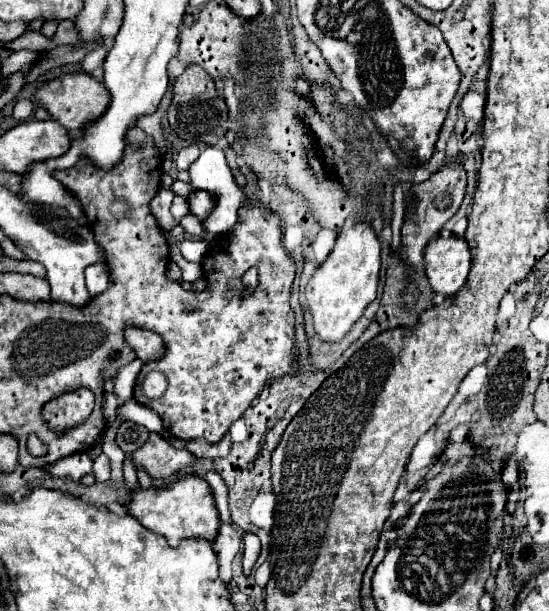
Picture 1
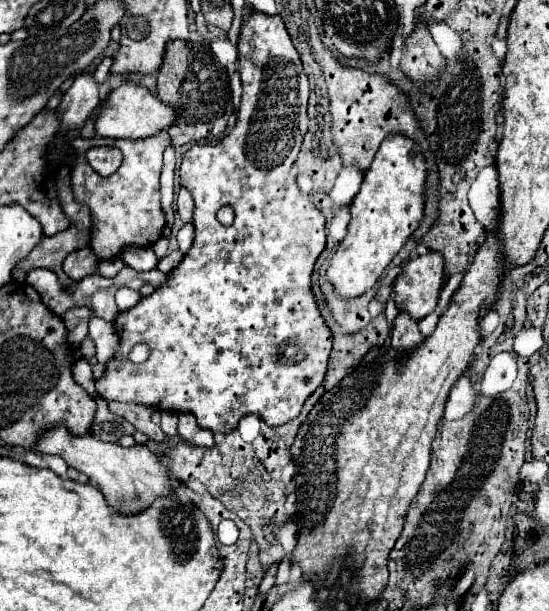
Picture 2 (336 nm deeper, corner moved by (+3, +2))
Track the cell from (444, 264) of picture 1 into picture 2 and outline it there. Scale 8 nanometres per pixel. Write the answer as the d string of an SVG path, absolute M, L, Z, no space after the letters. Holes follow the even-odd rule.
M429 252L403 266L393 282L393 300L401 312L407 312L413 320L421 320L435 310L443 282L441 254Z

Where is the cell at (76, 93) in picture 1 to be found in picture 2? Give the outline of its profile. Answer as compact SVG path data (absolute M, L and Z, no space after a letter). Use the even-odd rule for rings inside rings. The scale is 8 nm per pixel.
M123 82L109 94L109 100L97 108L95 130L97 136L105 138L149 138L157 132L167 130L177 120L175 108L161 102L159 96L151 94L147 88L137 86L133 82Z

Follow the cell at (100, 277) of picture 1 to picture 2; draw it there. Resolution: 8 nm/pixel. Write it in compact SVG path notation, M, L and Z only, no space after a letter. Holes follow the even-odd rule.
M119 288L115 294L115 300L117 300L119 310L129 310L141 300L141 294L137 290L131 290L131 288Z

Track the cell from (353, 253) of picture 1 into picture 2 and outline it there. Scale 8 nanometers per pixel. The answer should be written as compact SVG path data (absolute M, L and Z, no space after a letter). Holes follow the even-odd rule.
M389 134L389 138L385 138L385 142L381 142L369 170L365 172L361 190L351 202L349 232L347 232L345 240L339 244L333 260L331 260L331 266L327 270L327 276L339 296L355 298L355 296L361 296L363 292L367 292L369 288L373 288L373 284L379 280L379 276L383 274L387 264L393 260L393 256L405 246L407 238L417 230L417 226L423 220L425 182L427 182L427 164L425 164L421 146L403 134Z

